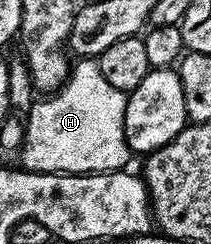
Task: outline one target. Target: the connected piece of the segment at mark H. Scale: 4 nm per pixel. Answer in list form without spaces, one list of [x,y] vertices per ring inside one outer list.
[[[83,57],[70,68],[66,83],[54,93],[40,98],[26,116],[26,135],[17,155],[22,170],[44,171],[50,175],[90,175],[100,171],[118,171],[126,168],[129,148],[125,137],[125,105],[127,95],[113,89],[105,77],[101,77],[98,62],[91,57]]]

